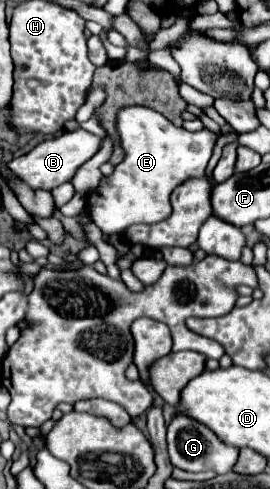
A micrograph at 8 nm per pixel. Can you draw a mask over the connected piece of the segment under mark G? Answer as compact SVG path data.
M178 413L172 417L172 423L168 425L168 453L170 453L172 465L178 469L226 473L236 465L240 449L218 439L218 435L214 431L210 431L206 425L198 423L196 419L192 419L184 413Z

